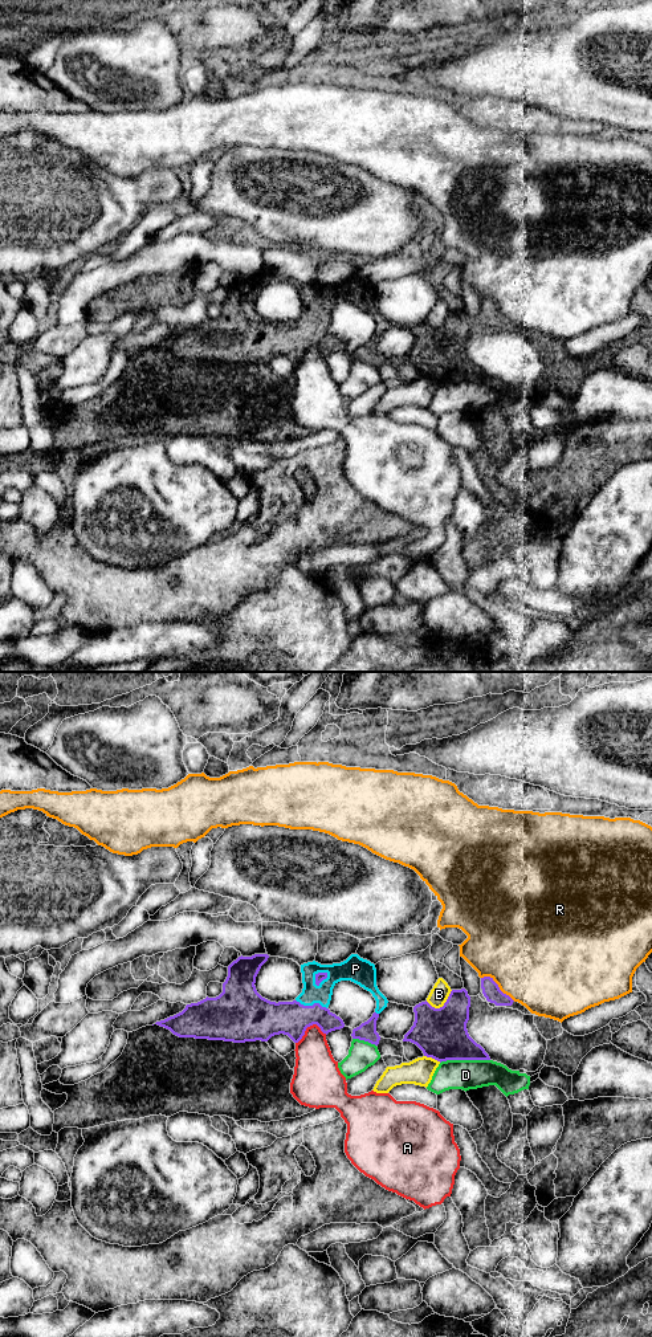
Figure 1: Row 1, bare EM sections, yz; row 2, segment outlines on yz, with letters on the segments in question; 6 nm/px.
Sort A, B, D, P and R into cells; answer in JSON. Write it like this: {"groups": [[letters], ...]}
{"groups": [["A"], ["B"], ["D"], ["P"], ["R"]]}

